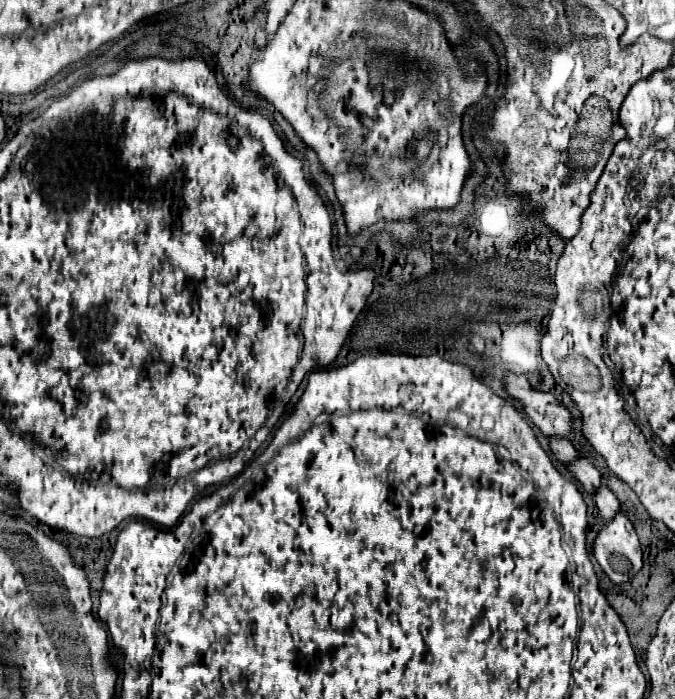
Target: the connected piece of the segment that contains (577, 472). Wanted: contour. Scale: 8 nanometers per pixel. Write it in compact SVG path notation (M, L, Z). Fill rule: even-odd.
M582 457L582 459L576 459L576 461L570 461L570 463L564 463L566 469L572 473L572 477L584 487L586 493L594 493L600 485L602 485L602 475L600 471L590 463L590 459Z

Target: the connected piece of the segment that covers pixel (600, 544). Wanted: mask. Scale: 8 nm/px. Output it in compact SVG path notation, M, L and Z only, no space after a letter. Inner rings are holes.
M622 511L598 531L592 549L612 583L630 581L642 569L642 549L636 531Z

